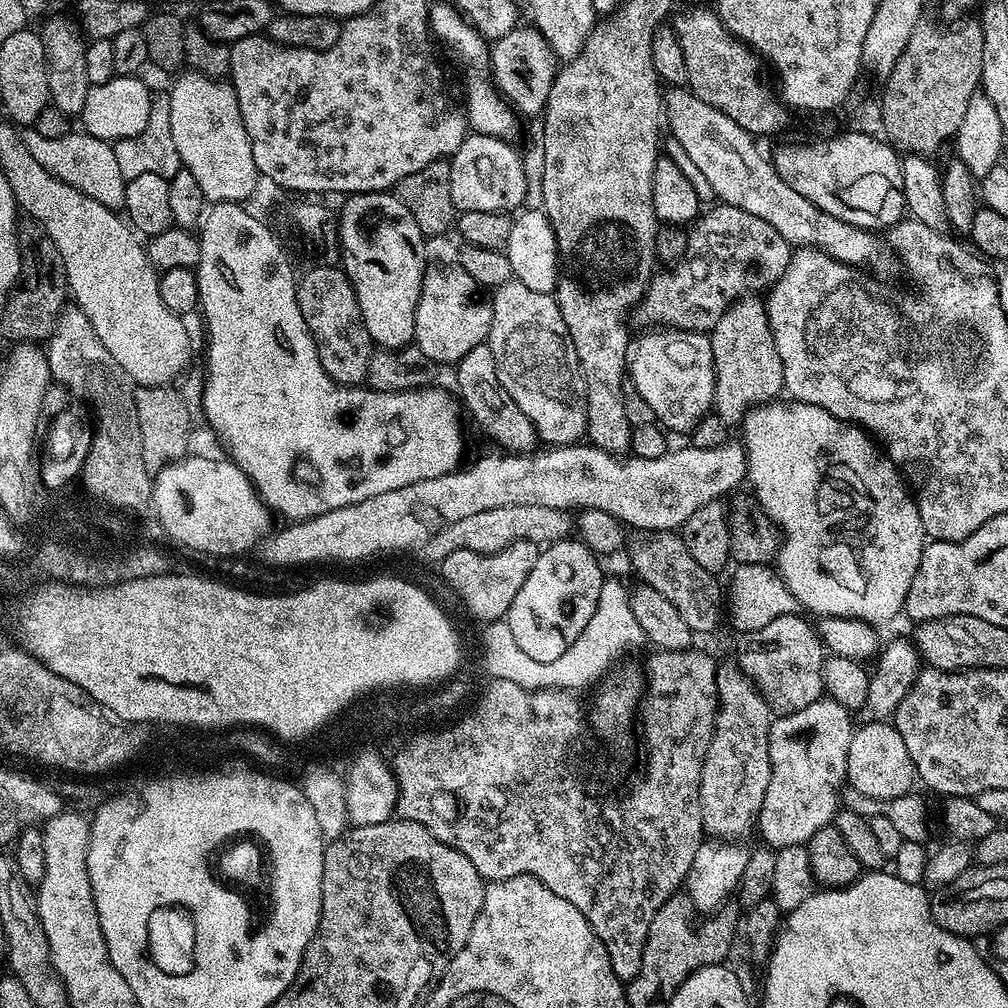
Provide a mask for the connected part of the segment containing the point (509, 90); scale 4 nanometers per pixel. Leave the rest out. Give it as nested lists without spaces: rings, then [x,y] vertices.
[[[517,26],[490,48],[490,79],[496,91],[512,105],[521,117],[539,117],[550,98],[550,86],[558,71],[558,61],[550,42],[534,26]]]

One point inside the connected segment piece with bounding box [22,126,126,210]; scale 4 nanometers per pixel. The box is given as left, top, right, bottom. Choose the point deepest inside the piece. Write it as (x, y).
(89, 164)

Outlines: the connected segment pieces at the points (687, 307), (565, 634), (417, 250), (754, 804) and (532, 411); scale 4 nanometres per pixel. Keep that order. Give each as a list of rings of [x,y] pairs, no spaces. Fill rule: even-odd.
[[[723,202],[715,206],[717,208],[709,212],[707,209],[688,232],[684,259],[671,270],[657,271],[640,303],[631,309],[630,320],[635,327],[637,324],[637,329],[652,330],[663,326],[711,333],[729,306],[744,296],[771,289],[790,266],[793,245],[782,238],[770,222],[746,214],[746,210],[738,210],[738,206]]]
[[[579,538],[549,543],[541,551],[534,570],[530,570],[530,578],[522,582],[522,590],[518,590],[506,617],[514,642],[518,642],[518,647],[529,658],[554,662],[554,658],[562,658],[562,654],[574,646],[574,638],[586,630],[586,622],[594,618],[606,579],[600,563],[601,557]]]
[[[391,191],[357,192],[349,195],[344,209],[338,212],[340,229],[340,264],[348,276],[350,286],[358,298],[358,310],[362,310],[362,322],[370,334],[373,345],[380,350],[407,348],[415,341],[414,314],[418,310],[418,298],[424,277],[424,241],[414,214],[406,210],[400,197]]]
[[[717,663],[716,685],[718,686],[718,707],[716,709],[716,729],[706,750],[702,766],[702,778],[698,786],[698,802],[702,806],[702,822],[705,833],[717,840],[740,842],[748,831],[757,827],[762,810],[762,798],[766,798],[766,786],[770,786],[772,759],[770,758],[770,726],[774,719],[772,707],[756,690],[755,684],[739,663]]]
[[[513,278],[495,289],[490,299],[492,325],[486,342],[494,354],[498,382],[514,398],[518,410],[532,420],[537,437],[543,443],[545,440],[545,445],[581,443],[588,430],[584,376],[555,295],[530,290],[530,286],[522,286],[520,280]]]

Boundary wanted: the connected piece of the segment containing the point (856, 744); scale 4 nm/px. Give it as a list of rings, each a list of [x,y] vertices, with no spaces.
[[[869,720],[861,723],[850,738],[850,750],[846,754],[847,787],[866,794],[875,800],[893,800],[899,796],[909,795],[913,791],[912,783],[917,783],[916,767],[898,734],[895,723],[883,720]]]

